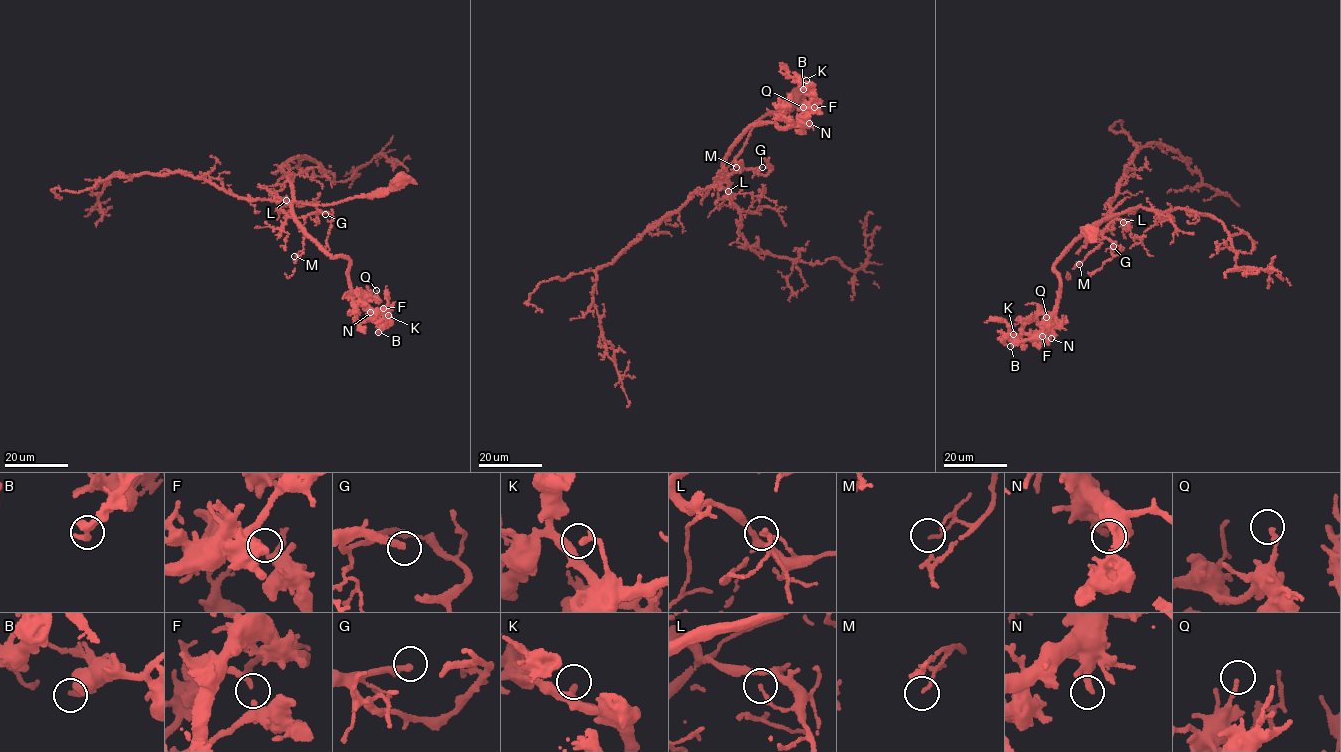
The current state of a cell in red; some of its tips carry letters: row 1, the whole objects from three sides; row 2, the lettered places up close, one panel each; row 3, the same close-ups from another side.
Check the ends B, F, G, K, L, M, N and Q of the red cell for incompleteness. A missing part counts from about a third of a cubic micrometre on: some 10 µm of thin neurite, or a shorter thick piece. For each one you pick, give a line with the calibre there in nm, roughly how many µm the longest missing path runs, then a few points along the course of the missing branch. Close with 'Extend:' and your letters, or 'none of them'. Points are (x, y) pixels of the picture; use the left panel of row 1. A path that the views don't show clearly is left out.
G: calibre 320 nm; missing 35 µm; course (325, 214), (342, 208), (350, 212), (358, 209), (353, 196), (351, 199), (346, 193)
Extend: G

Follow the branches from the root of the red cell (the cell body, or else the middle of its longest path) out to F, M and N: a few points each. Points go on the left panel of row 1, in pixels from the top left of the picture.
F: (399, 181), (336, 203), (292, 205), (304, 230), (332, 256), (349, 259), (353, 291), (374, 313), (383, 308)
M: (399, 181), (377, 192), (326, 205), (278, 202), (289, 216), (304, 219), (304, 248), (294, 256)
N: (399, 181), (336, 203), (296, 200), (292, 205), (304, 230), (332, 256), (349, 259), (350, 286), (370, 312)

